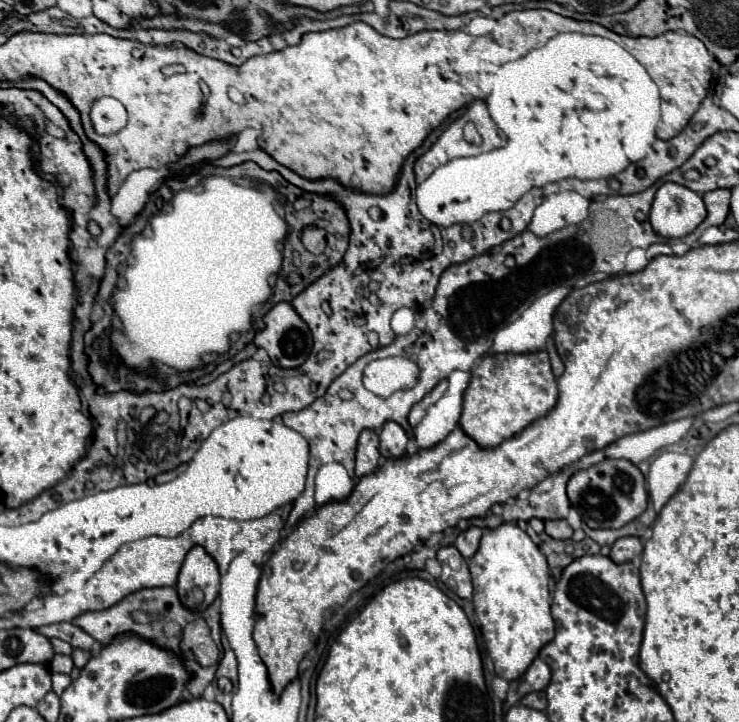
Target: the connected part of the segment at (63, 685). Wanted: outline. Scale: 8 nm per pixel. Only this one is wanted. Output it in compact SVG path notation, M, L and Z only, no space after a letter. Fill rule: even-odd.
M55 673L53 675L53 693L55 695L61 695L69 685L71 685L69 675L61 675L61 673Z

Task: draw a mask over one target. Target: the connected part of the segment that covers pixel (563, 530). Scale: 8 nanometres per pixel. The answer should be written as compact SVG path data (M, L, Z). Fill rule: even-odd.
M545 521L545 533L553 539L571 539L573 535L567 521Z

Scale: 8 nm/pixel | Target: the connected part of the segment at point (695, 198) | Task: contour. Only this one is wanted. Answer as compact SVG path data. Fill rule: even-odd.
M663 183L655 193L649 221L661 237L685 237L707 217L703 197L683 185Z

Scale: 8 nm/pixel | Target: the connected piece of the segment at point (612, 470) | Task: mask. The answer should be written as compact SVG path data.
M625 459L601 461L589 469L577 471L567 483L567 495L571 505L581 513L583 523L591 529L621 529L647 509L645 479L637 465Z

